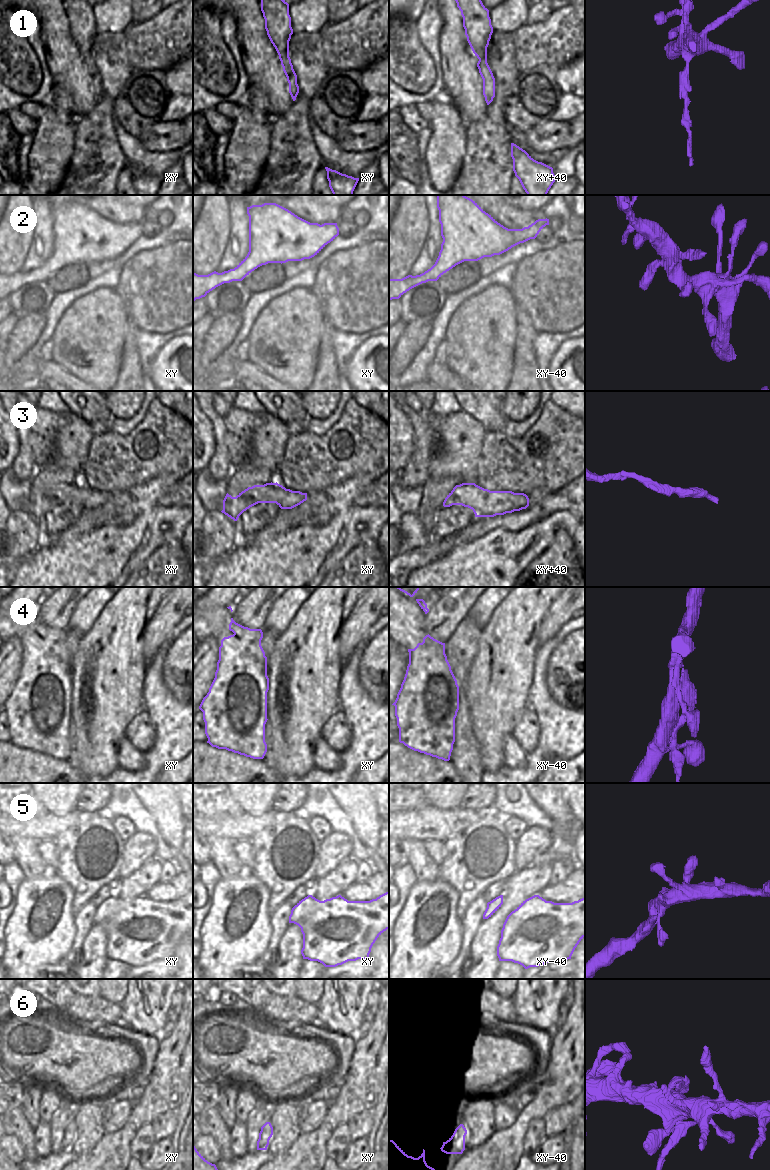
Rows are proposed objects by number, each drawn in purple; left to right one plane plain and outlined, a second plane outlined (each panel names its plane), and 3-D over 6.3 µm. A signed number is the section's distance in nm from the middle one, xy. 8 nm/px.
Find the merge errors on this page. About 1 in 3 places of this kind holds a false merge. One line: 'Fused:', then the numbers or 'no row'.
Fused: 1, 4, 6

